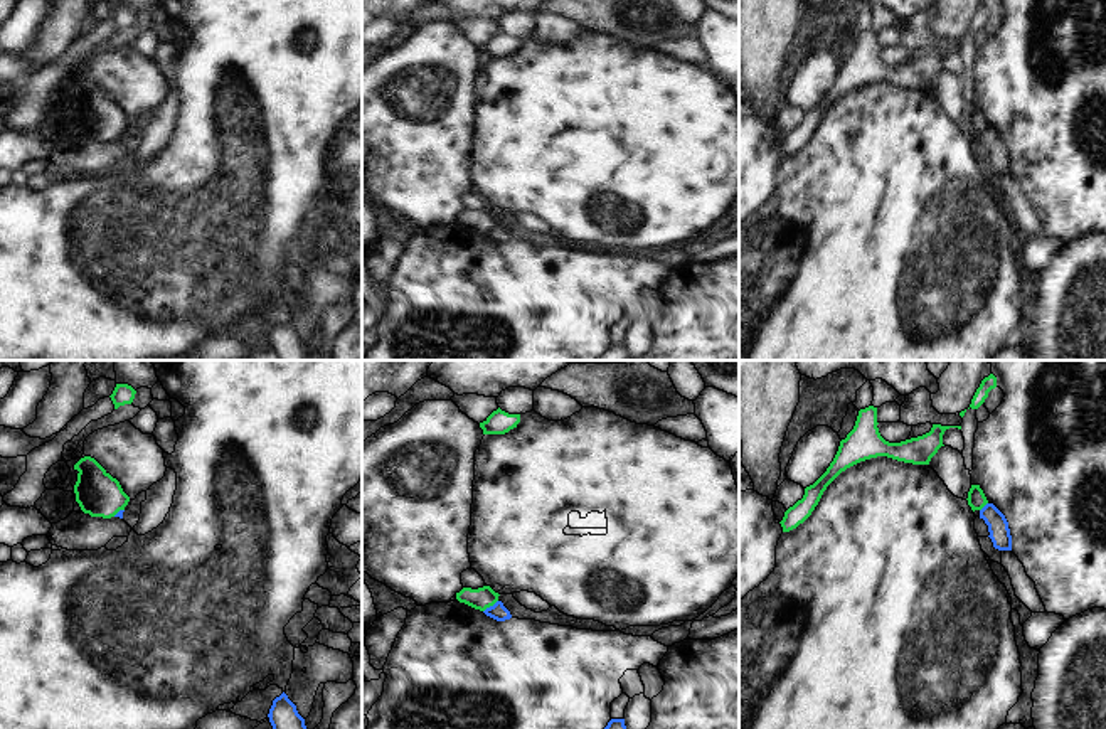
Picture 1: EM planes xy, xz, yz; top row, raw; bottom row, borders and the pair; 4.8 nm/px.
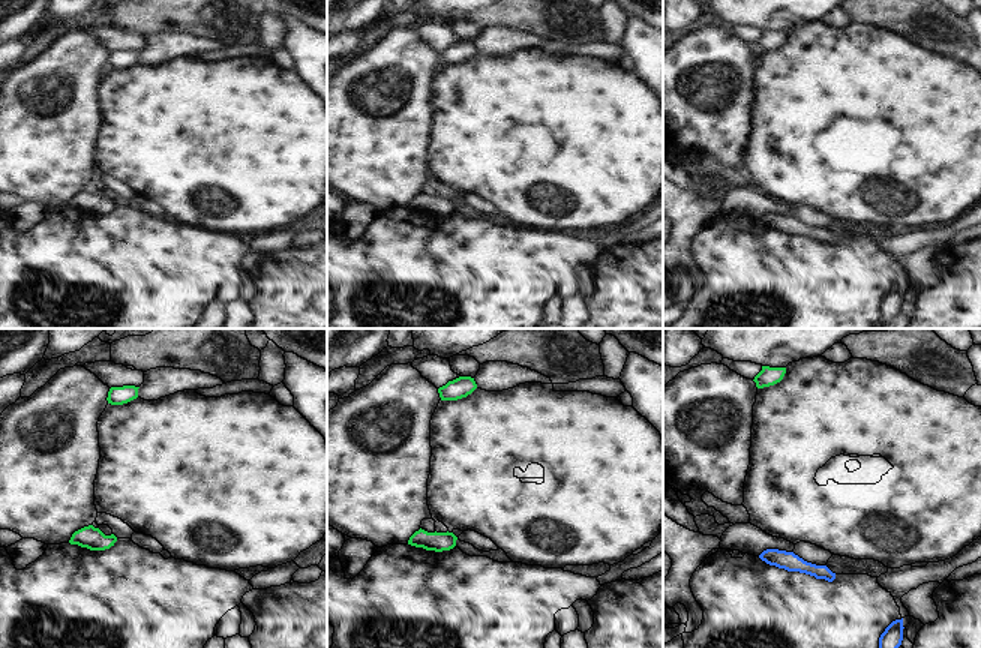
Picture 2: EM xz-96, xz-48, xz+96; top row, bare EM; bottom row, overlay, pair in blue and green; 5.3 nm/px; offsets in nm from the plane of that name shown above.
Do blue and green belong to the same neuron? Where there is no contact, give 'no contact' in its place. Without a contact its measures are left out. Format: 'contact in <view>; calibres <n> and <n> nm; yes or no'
contact in xz; calibres 80 and 110 nm; no

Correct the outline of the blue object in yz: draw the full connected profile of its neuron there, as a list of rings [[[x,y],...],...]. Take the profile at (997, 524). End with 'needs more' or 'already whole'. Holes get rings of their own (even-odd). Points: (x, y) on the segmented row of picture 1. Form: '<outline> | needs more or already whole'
[[[986,503],[980,510],[980,519],[988,525],[993,547],[998,551],[1012,551],[1012,535],[1005,515],[993,505]]] | already whole

